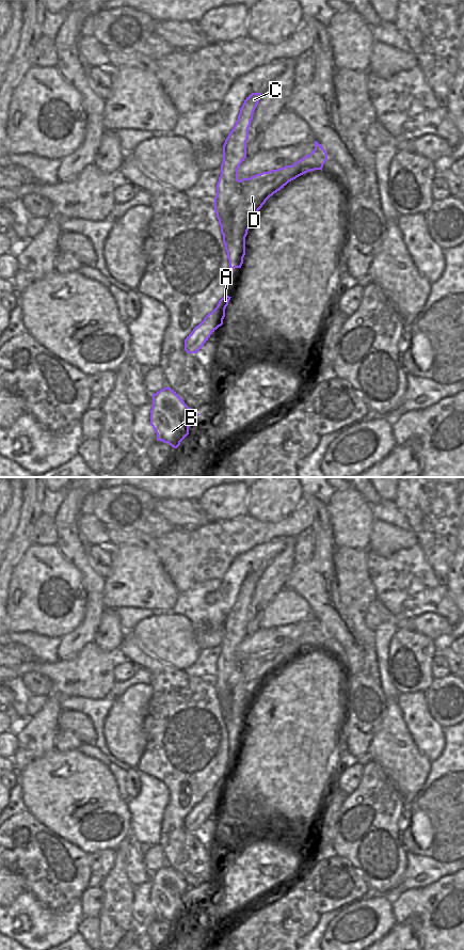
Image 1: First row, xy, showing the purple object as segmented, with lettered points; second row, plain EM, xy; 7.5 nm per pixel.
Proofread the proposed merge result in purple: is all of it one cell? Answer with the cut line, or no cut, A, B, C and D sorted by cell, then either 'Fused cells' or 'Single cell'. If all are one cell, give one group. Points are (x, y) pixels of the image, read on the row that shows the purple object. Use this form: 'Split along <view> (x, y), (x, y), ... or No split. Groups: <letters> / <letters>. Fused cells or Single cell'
Split along xy (240, 180), (232, 214), (233, 240). Groups: A B C / D. Fused cells.

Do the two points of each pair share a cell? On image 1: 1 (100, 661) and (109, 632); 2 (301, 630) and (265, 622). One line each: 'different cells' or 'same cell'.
1: different cells
2: different cells

